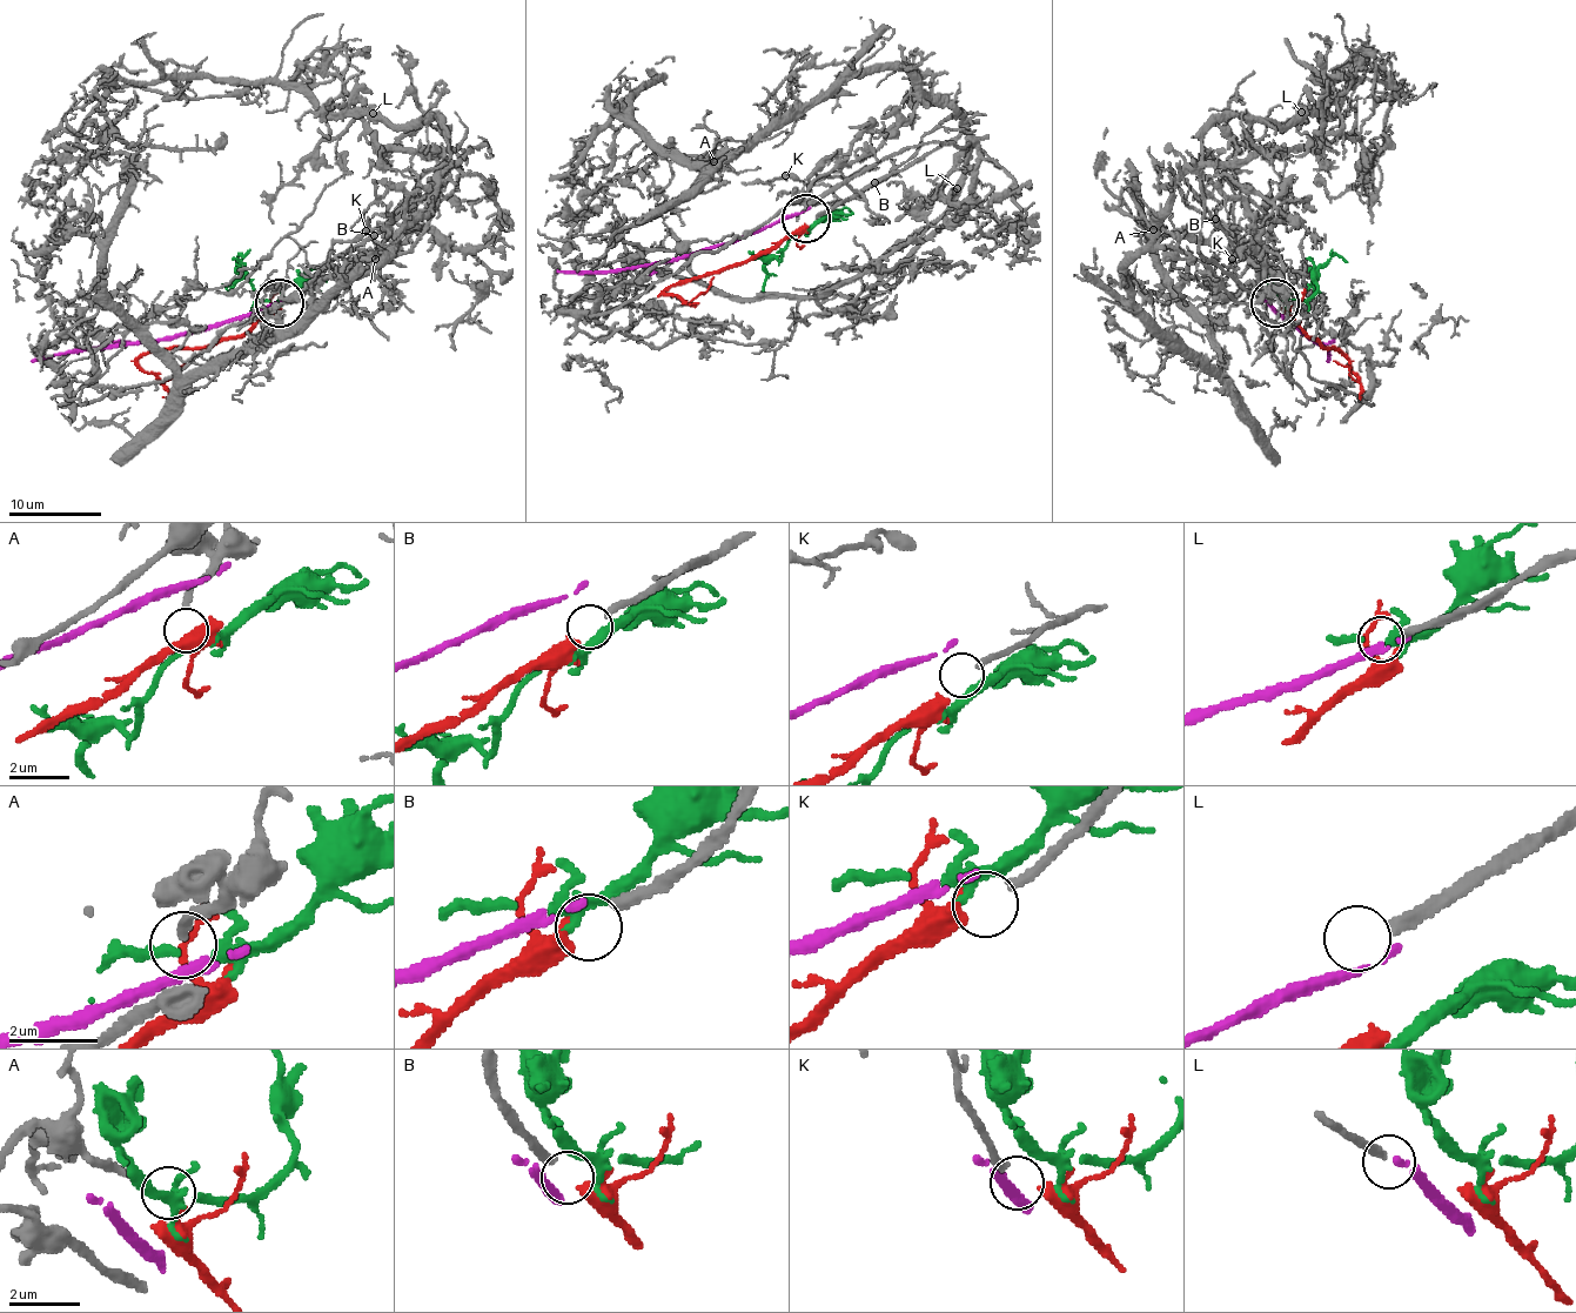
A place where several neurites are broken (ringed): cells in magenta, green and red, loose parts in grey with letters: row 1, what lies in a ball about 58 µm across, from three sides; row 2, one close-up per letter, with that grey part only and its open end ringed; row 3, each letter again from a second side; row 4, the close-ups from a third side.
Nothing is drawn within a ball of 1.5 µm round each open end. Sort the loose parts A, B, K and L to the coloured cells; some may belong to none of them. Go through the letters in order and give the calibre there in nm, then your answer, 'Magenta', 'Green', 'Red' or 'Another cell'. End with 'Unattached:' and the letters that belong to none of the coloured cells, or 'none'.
A: Thickness 200 nm. Green
B: Thickness 240 nm. Red
K: Thickness 190 nm. Another cell
L: Thickness 240 nm. Another cell
Unattached: K, L

